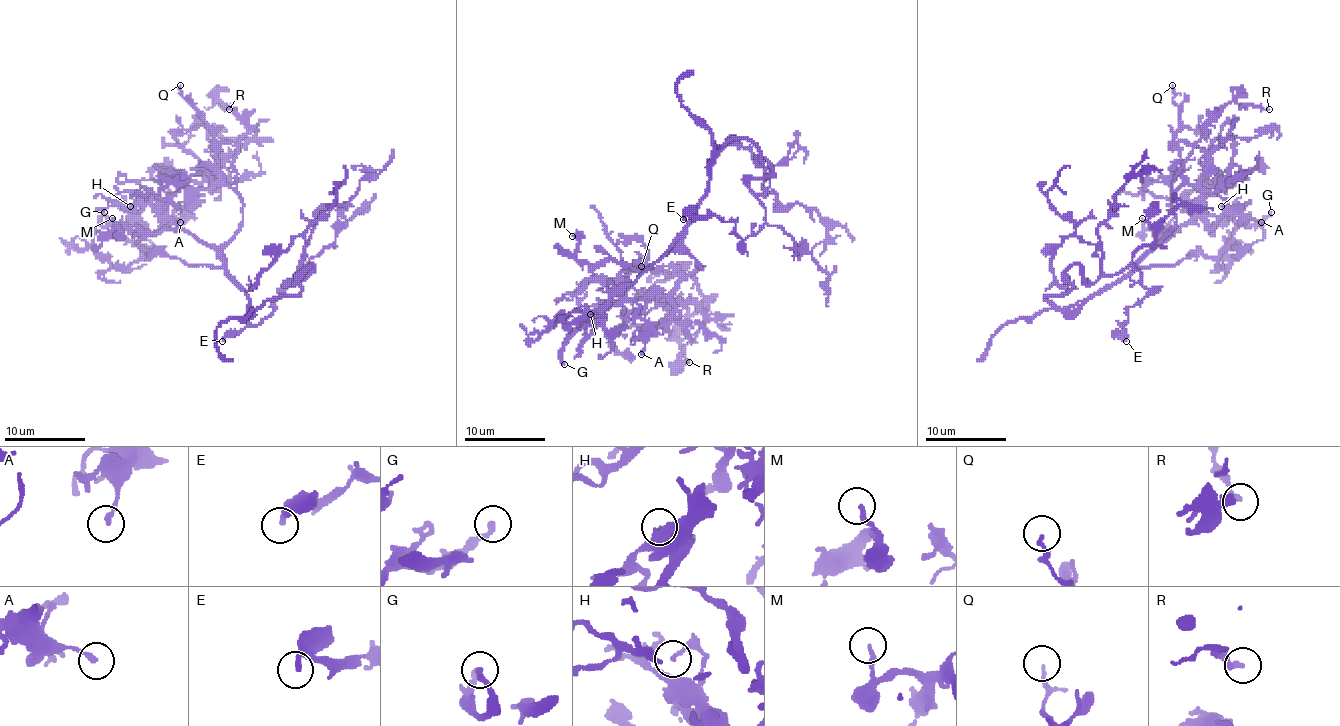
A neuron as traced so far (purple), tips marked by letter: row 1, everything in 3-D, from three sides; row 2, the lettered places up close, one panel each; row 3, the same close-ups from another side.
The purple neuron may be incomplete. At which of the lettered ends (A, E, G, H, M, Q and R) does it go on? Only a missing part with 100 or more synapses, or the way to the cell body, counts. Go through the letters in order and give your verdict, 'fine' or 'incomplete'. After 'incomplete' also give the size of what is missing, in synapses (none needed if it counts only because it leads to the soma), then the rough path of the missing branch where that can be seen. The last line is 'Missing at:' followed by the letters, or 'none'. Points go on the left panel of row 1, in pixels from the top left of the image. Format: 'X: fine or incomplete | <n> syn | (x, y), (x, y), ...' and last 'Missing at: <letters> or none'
A: fine
E: fine
G: fine
H: fine
M: fine
Q: fine
R: fine
Missing at: none

